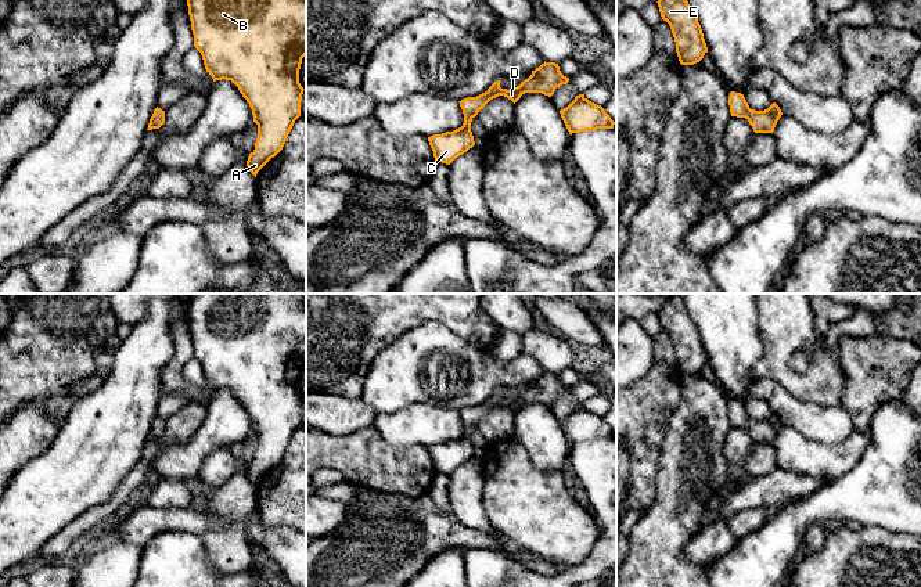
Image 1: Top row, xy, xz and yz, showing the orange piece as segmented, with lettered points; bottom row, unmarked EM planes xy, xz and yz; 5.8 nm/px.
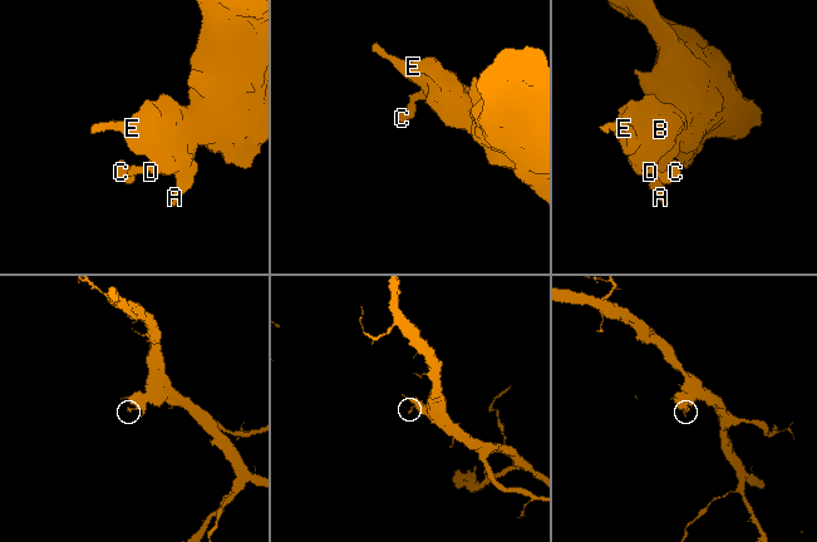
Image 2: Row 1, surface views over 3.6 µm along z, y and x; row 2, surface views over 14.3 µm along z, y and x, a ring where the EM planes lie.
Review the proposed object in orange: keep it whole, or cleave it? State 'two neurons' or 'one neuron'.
one neuron

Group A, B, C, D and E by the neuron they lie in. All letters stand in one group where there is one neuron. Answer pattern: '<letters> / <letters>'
A B C D E

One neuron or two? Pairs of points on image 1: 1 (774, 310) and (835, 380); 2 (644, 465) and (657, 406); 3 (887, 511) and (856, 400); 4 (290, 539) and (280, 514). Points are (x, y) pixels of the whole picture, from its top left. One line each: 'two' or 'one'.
1: one
2: one
3: two
4: two

